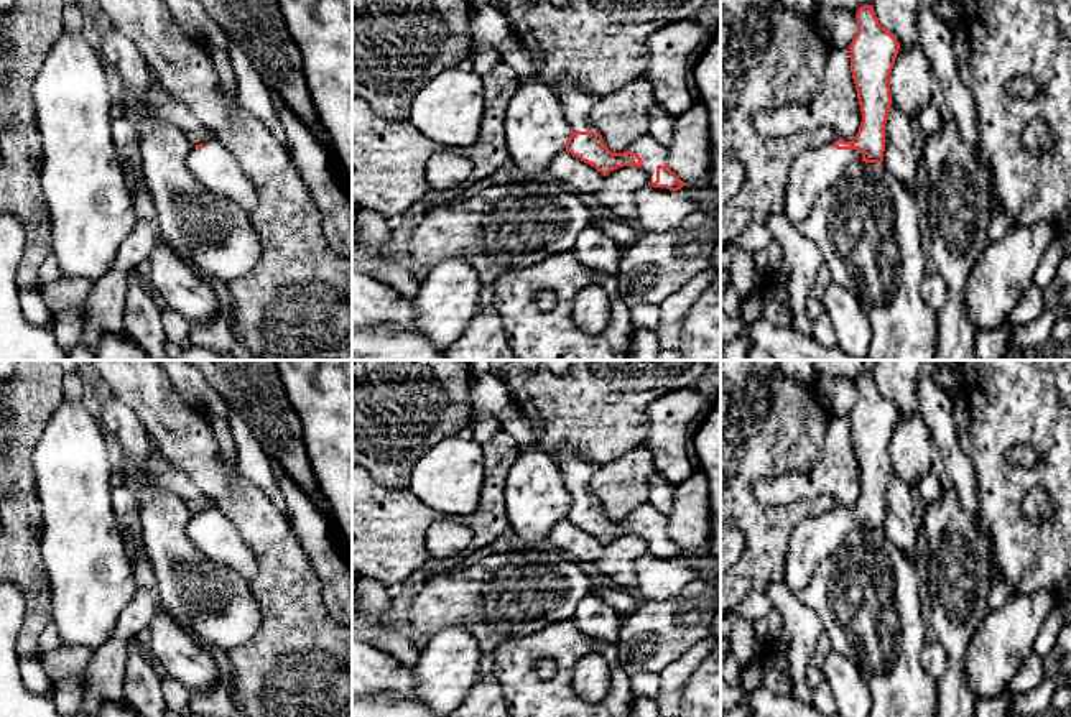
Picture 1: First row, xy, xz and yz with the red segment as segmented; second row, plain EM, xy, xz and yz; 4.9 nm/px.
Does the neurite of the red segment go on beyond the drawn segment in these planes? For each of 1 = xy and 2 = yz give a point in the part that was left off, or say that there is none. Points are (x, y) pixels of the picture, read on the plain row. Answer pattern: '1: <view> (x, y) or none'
1: xy (214, 535)
2: yz (813, 540)

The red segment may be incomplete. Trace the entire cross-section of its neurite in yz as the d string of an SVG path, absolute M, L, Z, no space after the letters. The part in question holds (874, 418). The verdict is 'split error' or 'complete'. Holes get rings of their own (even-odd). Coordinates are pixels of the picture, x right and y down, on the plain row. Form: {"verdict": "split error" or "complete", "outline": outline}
{"verdict": "split error", "outline": "M872 373L860 375L855 388L857 403L849 421L862 490L854 508L806 518L793 530L781 579L793 594L809 582L816 566L834 554L851 533L883 530L885 492L892 474L888 446L900 411L879 391Z"}

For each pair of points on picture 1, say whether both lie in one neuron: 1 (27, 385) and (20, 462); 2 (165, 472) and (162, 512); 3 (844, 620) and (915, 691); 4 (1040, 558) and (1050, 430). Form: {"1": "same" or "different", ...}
{"1": "same", "2": "different", "3": "same", "4": "same"}

